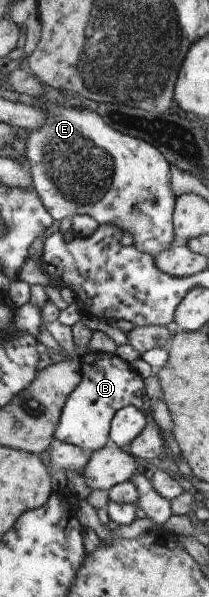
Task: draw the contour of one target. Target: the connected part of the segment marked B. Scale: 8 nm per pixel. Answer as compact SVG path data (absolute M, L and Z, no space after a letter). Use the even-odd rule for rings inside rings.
M87 350L79 361L81 381L63 404L53 441L73 444L90 456L107 443L110 421L115 412L125 406L140 408L141 396L145 392L143 378L131 364L115 354Z

